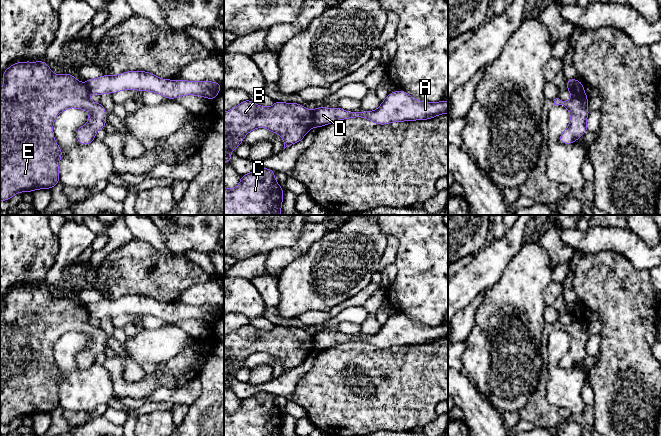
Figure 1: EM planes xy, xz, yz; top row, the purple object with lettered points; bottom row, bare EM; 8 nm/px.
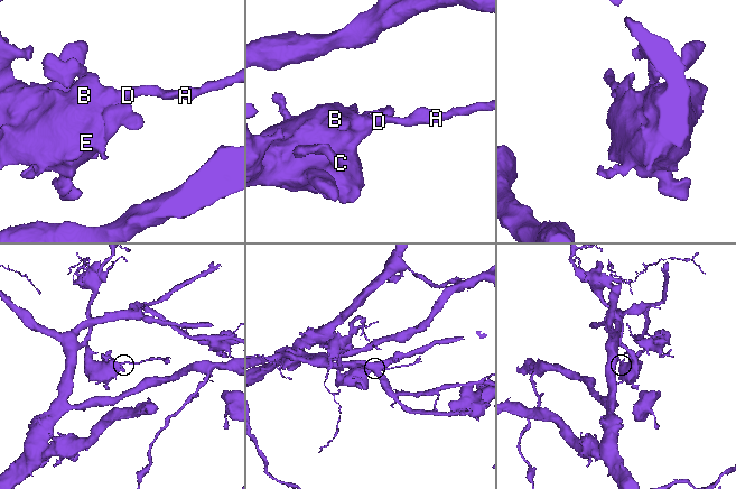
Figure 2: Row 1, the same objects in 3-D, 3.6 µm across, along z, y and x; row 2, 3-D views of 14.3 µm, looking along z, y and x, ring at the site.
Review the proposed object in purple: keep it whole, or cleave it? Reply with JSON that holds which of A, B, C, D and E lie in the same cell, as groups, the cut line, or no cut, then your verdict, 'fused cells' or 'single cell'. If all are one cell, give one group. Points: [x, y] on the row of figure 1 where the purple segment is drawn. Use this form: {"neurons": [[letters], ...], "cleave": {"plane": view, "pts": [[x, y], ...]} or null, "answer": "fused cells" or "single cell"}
{"neurons": [["A", "D"], ["B", "C", "E"]], "cleave": {"plane": "xz", "pts": [[312, 111], [312, 124], [314, 126]]}, "answer": "fused cells"}

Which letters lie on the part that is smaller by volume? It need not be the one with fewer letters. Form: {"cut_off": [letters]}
{"cut_off": ["A", "D"]}

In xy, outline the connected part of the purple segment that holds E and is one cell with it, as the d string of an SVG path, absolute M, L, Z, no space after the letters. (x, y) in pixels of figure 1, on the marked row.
M41 62L13 63L2 74L4 84L0 89L0 201L7 201L19 192L32 192L38 189L51 189L59 182L59 162L62 149L55 141L53 124L56 117L68 108L83 109L89 112L88 122L77 129L76 137L80 145L95 141L95 134L106 126L106 110L101 103L88 99L90 90L72 74L54 74L49 65Z

